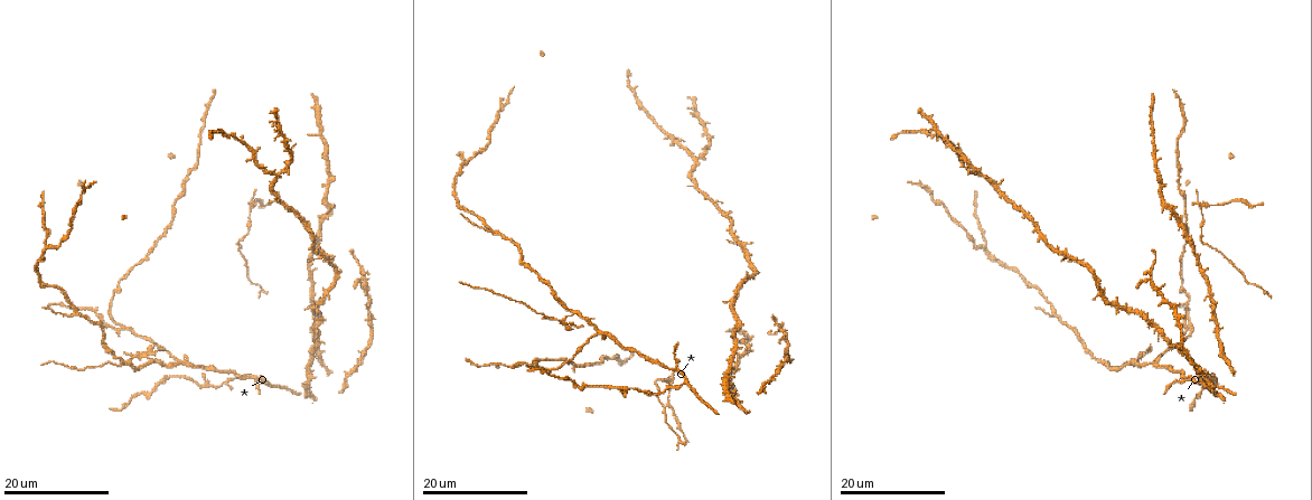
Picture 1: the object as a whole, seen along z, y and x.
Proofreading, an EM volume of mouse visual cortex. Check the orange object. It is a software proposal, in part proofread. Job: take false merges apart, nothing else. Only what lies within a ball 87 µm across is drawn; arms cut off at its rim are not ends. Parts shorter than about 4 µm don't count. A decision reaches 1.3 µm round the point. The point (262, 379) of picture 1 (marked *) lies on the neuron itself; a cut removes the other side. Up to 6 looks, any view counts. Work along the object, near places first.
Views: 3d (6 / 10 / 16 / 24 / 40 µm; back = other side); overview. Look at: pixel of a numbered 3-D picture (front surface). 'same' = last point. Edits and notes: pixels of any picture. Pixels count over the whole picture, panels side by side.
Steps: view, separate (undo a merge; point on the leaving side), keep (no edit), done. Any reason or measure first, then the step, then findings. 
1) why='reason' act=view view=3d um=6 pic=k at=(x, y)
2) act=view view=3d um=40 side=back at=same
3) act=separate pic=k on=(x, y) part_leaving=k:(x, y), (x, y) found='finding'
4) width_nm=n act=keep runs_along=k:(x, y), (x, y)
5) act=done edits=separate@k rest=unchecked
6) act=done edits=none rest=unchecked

why='branch point' act=view view=3d um=24 pic=1 at=(675, 368)

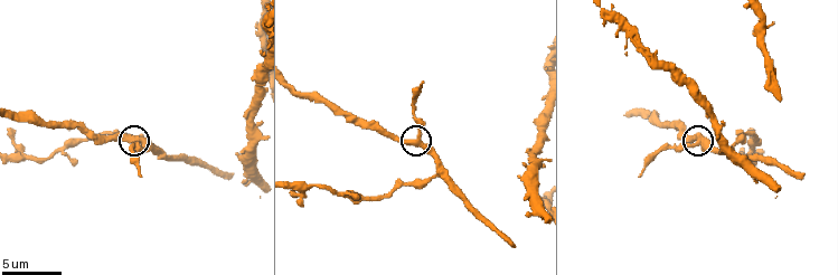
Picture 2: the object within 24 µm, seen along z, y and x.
act=view view=3d um=6 pic=2 at=(130, 140)

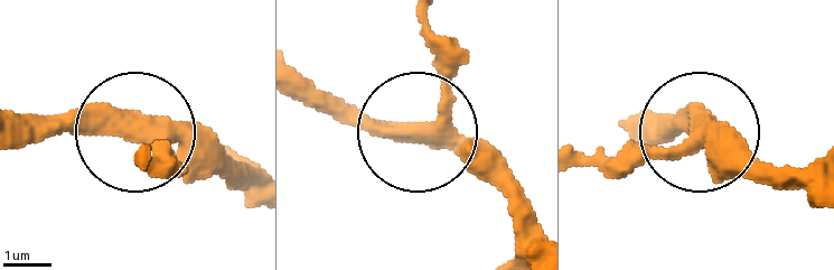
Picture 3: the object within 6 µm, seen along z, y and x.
act=view view=3d um=6 side=back pic=3 at=(424, 133)

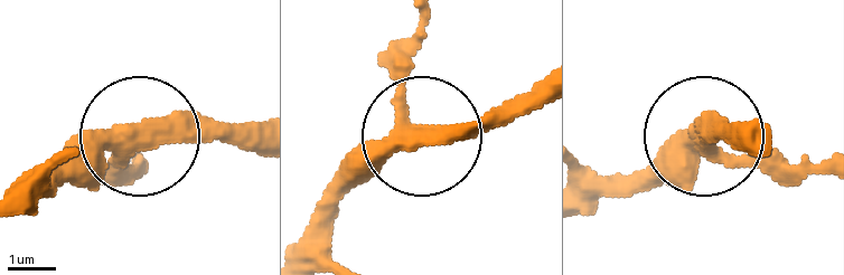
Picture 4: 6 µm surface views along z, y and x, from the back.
act=keep runs_along=4:(367, 177), (415, 140), (399, 104), (399, 48) found='continuous, no second neuron'

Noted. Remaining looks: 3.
why='branch point' act=view view=3d um=16 pic=1 at=(154, 358)

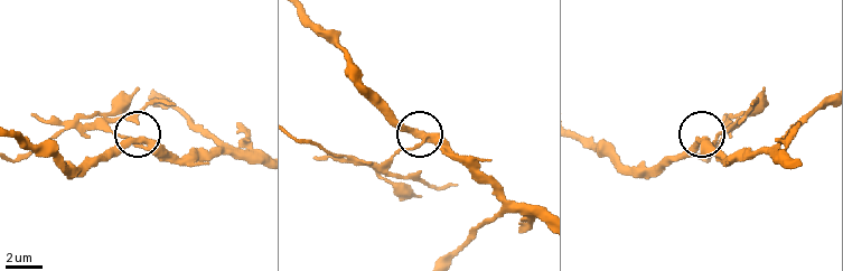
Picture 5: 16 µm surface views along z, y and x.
act=view view=3d um=10 pic=5 at=(141, 139)

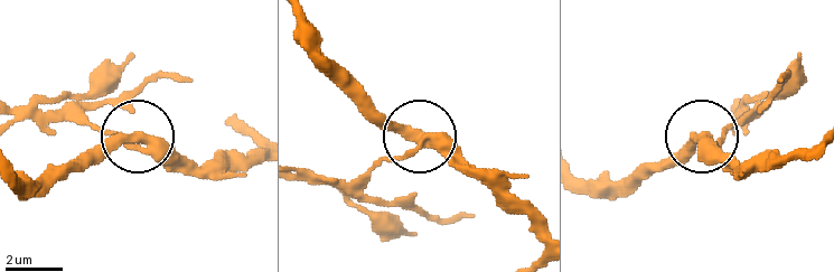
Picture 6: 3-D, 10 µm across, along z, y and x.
act=separate pic=6 on=(391, 161) part_leaving=6:(420, 140), (400, 157), (343, 181), (299, 167) found='two neurons meet here'

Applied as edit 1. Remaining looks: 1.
act=done edits=separate@6 rest=unchecked

